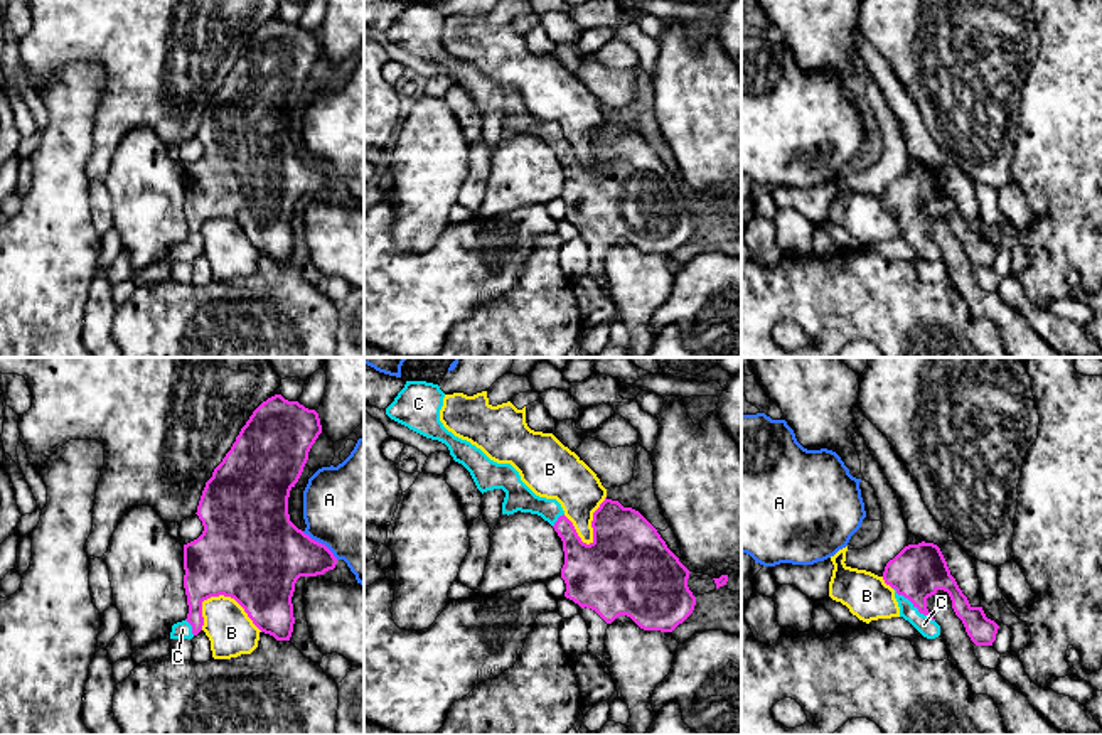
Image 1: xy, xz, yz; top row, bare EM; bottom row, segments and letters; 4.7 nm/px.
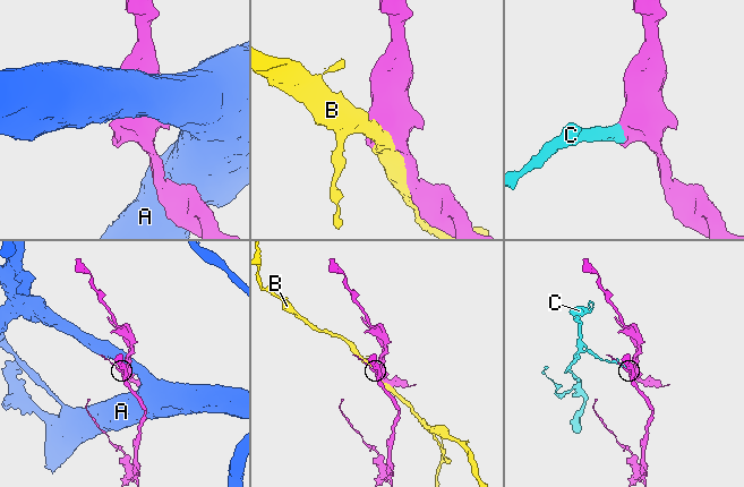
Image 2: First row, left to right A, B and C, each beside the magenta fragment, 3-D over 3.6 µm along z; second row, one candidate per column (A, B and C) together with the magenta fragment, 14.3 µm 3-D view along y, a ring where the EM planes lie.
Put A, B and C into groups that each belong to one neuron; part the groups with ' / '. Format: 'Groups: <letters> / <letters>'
Groups: A / B / C

